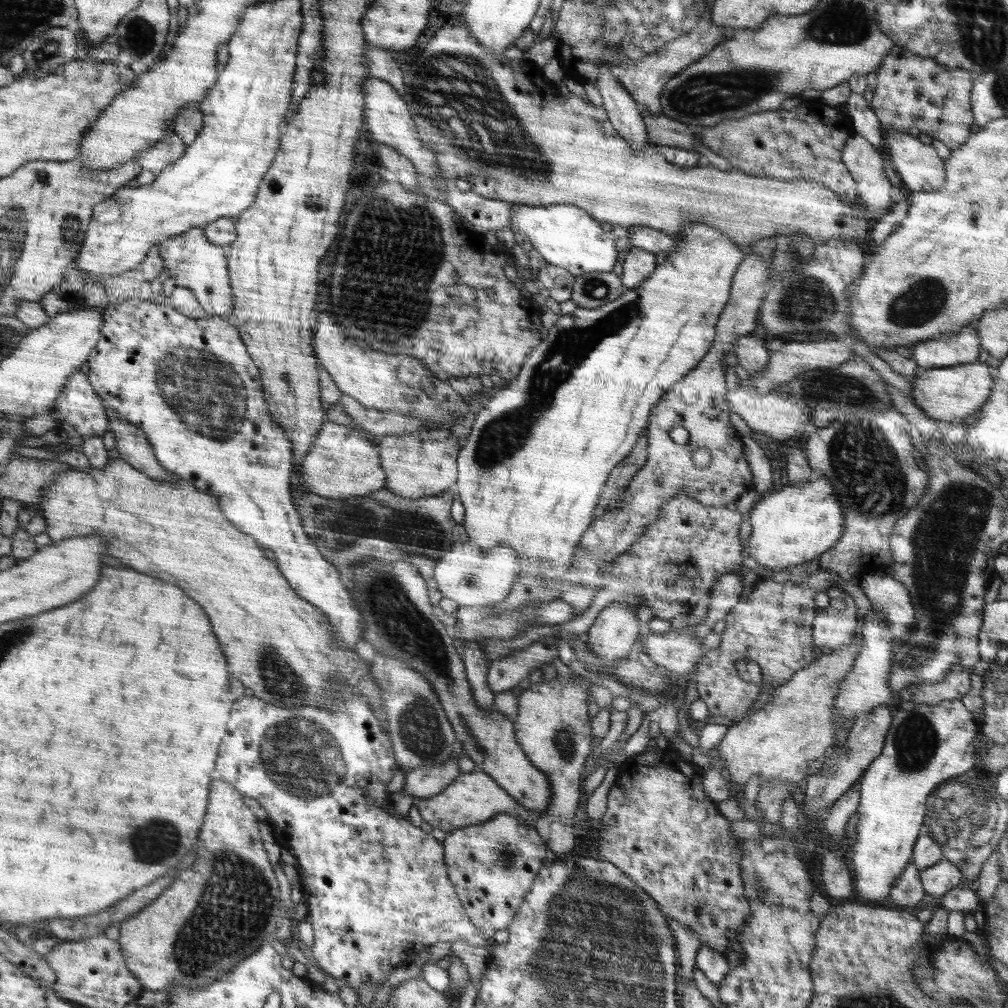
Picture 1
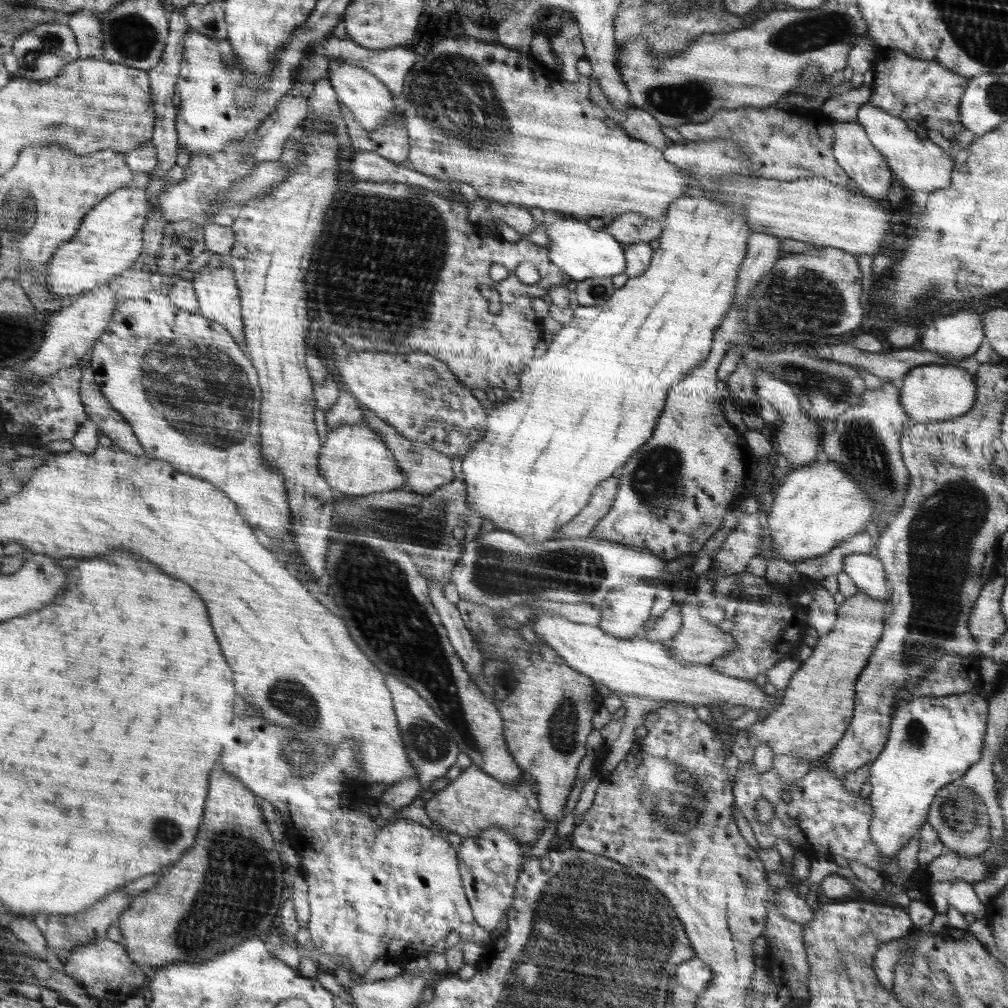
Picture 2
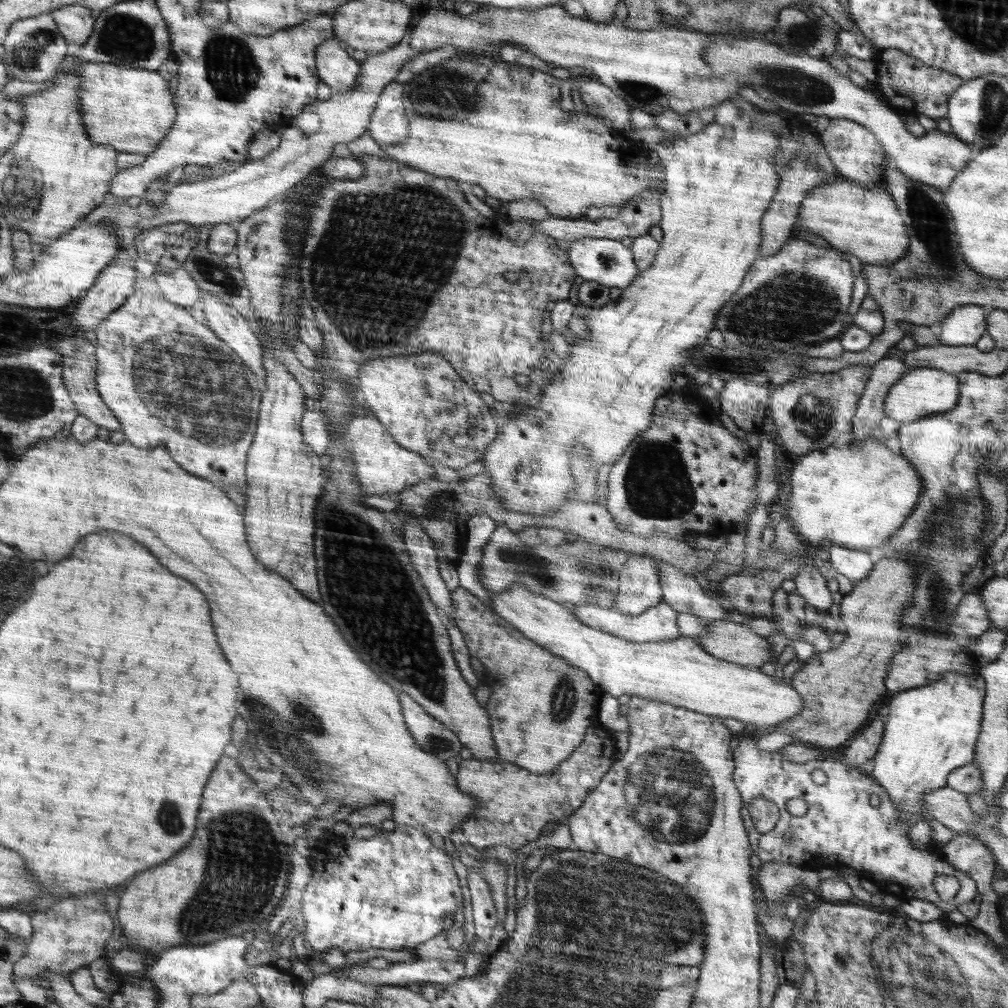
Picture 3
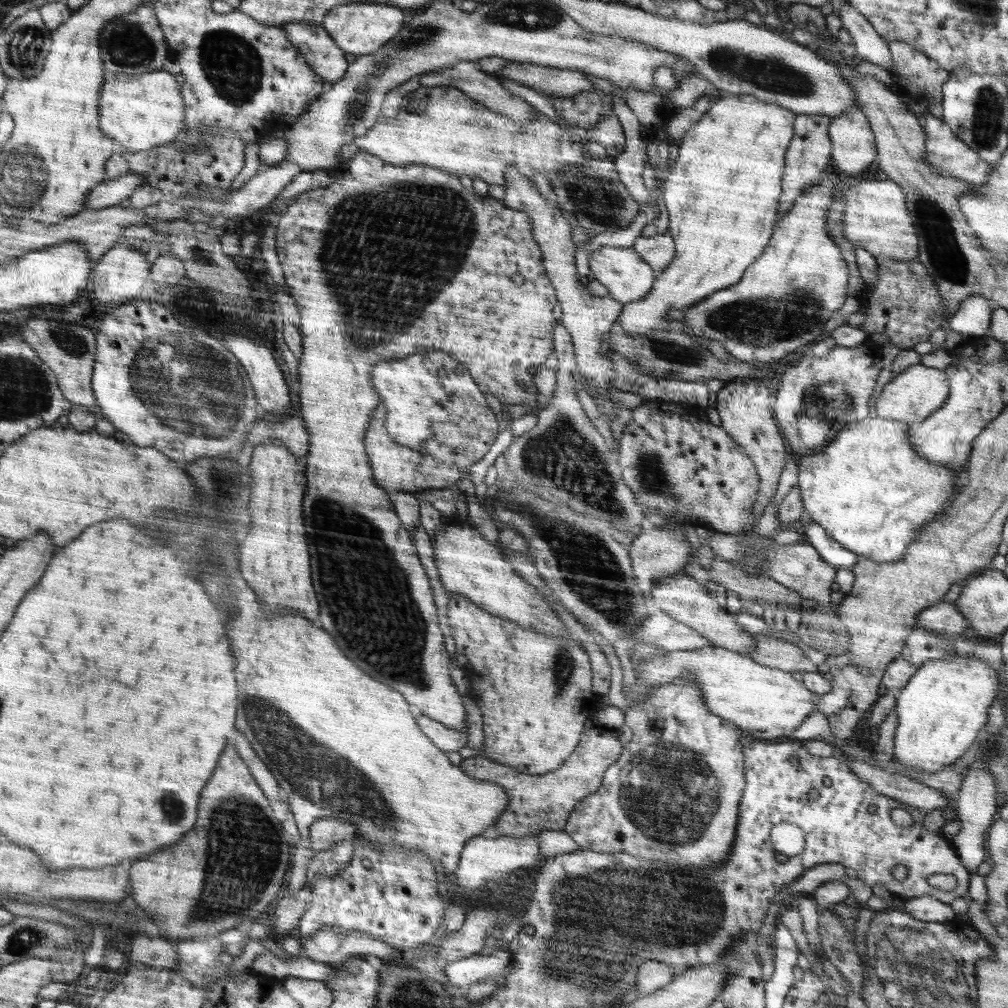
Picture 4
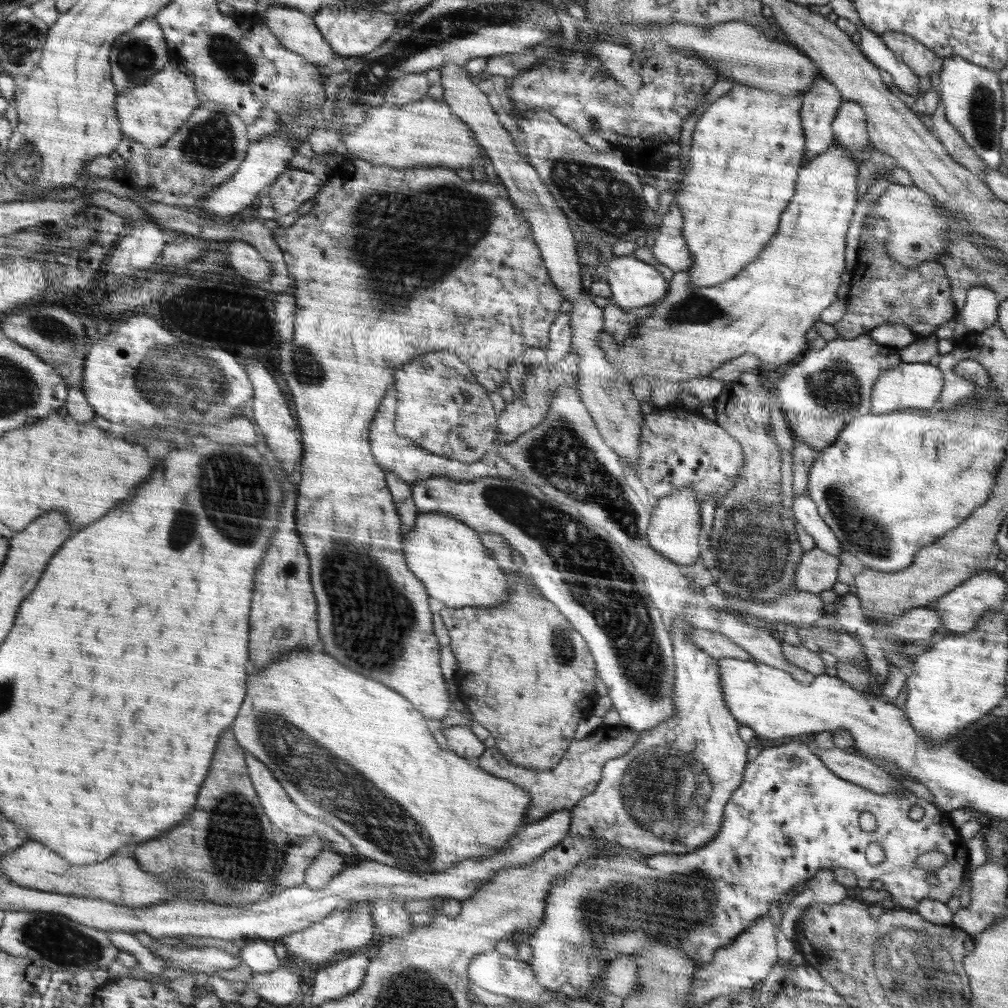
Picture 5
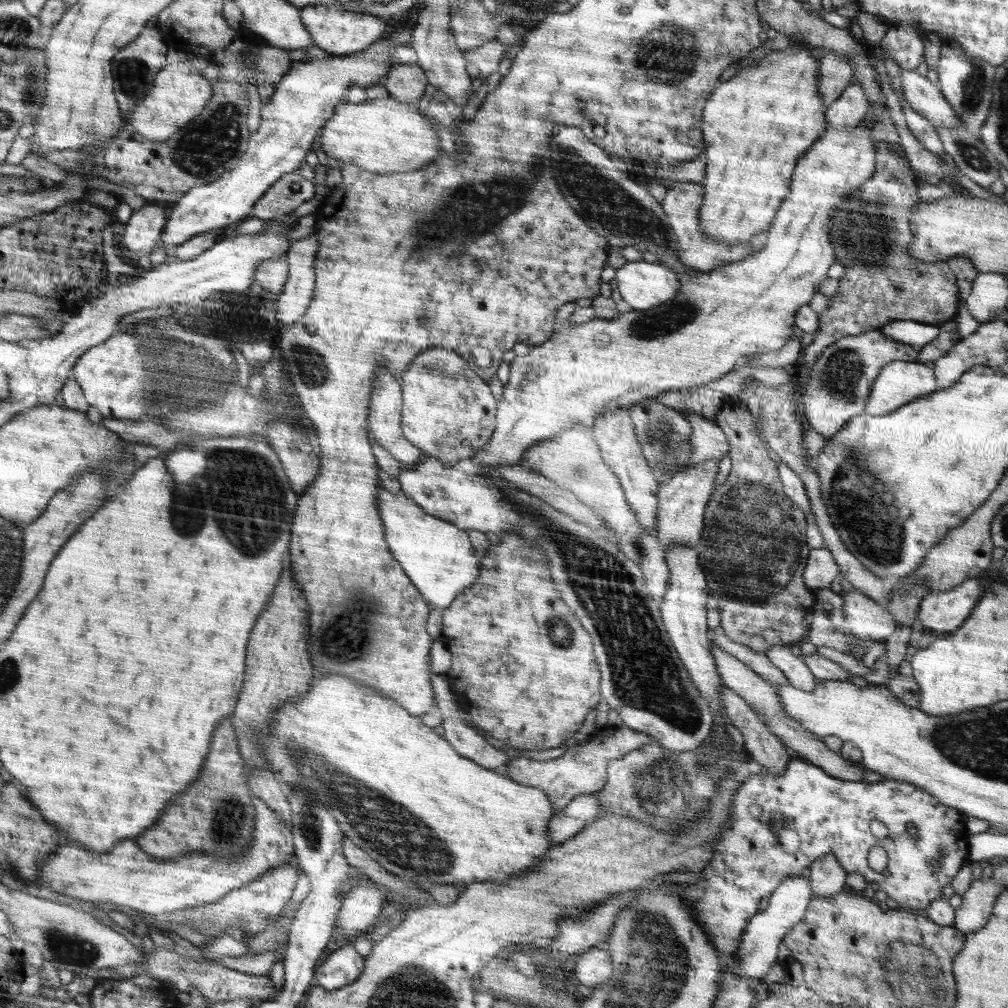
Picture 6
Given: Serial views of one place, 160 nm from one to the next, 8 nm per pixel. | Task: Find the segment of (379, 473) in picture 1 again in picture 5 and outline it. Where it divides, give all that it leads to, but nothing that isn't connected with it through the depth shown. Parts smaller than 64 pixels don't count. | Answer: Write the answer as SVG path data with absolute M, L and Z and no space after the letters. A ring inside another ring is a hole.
M392 386L379 404L379 410L376 412L370 430L371 451L381 468L386 472L390 471L392 474L396 474L408 484L434 478L436 475L446 475L455 481L471 481L482 477L516 477L522 480L521 476L517 474L516 467L508 463L506 459L498 456L494 451L490 451L482 460L477 460L475 463L465 463L420 448L413 440L398 433L395 428L397 411L395 387Z

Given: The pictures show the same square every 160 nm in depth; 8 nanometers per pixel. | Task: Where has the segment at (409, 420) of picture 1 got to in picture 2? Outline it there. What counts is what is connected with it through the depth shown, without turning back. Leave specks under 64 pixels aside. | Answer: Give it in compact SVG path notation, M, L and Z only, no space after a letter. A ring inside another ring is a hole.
M341 390L337 401L325 412L326 430L334 430L342 425L362 423L364 411L357 398L349 391Z

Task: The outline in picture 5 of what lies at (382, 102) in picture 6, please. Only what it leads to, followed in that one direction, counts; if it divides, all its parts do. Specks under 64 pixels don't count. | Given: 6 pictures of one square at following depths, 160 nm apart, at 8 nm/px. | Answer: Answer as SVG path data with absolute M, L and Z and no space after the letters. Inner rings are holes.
M427 95L404 106L386 104L384 101L378 108L368 111L362 126L344 131L340 150L349 152L353 158L359 157L372 164L390 165L398 169L464 166L471 170L472 164L483 162L474 132L460 121L444 98L439 99L440 102Z

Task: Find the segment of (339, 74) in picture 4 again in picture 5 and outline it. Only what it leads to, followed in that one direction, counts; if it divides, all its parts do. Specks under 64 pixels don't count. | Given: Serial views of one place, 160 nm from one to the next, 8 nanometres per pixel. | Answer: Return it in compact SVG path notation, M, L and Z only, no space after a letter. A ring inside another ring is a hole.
M276 6L268 7L267 11L264 11L262 16L260 16L260 14L257 16L270 27L271 31L275 33L284 45L284 48L299 53L300 56L304 56L304 58L312 64L320 64L320 66L326 65L338 56L335 49L327 43L323 33L319 31L319 27L315 24L312 15L308 13L290 7Z

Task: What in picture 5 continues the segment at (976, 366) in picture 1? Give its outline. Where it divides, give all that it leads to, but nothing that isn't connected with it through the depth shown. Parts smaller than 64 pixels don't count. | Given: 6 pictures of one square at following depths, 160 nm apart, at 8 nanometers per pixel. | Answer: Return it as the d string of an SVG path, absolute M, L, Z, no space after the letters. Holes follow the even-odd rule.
M900 363L898 366L884 371L876 380L871 392L872 414L886 414L901 411L905 408L921 411L933 411L942 392L943 374L937 367L928 363Z

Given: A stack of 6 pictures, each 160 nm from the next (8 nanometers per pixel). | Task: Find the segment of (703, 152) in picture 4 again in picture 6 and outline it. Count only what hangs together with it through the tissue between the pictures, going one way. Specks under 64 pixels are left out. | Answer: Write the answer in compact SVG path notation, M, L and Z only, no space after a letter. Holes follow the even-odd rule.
M789 46L773 50L754 66L738 71L728 82L712 92L704 107L703 132L706 154L704 201L699 225L716 242L734 246L764 233L790 193L797 160L823 135L825 111L818 94L818 60L814 50Z

